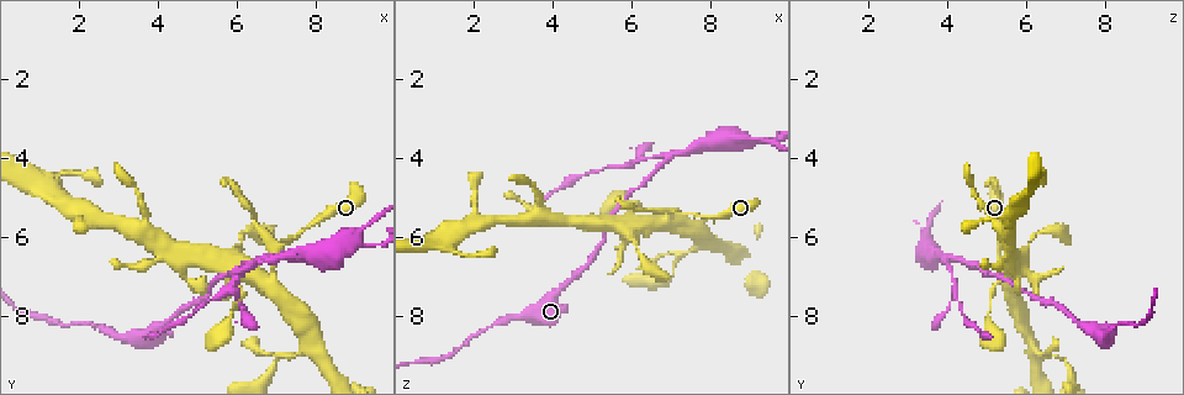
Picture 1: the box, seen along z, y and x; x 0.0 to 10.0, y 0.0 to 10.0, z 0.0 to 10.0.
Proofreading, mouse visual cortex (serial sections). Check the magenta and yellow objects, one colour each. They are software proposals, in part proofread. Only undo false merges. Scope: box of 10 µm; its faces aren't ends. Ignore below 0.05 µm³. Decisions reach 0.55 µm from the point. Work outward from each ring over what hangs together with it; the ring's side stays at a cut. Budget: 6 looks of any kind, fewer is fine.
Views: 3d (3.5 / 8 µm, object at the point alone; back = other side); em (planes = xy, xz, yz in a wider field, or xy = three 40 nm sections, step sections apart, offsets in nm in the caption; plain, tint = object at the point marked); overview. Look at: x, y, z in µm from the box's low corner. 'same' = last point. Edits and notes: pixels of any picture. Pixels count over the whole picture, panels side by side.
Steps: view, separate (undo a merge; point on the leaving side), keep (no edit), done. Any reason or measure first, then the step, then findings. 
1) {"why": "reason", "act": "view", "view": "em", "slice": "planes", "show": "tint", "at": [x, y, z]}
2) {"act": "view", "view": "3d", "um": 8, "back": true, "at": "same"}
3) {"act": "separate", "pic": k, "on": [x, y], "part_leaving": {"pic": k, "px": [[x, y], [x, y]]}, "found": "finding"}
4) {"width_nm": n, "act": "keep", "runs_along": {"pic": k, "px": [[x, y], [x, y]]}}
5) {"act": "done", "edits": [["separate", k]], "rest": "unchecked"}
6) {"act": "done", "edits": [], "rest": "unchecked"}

{"why": "small branch off a trunk", "act": "view", "view": "3d", "um": 3.5, "at": [5.85, 6.85, 5.80]}

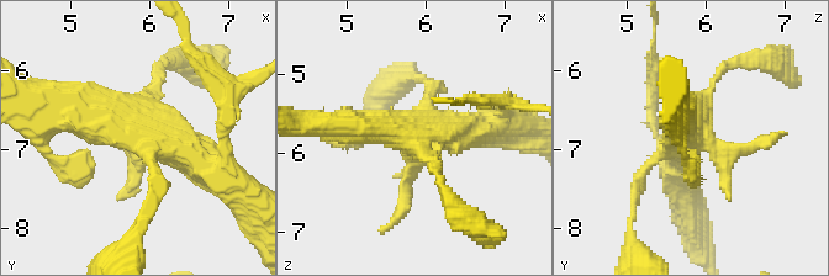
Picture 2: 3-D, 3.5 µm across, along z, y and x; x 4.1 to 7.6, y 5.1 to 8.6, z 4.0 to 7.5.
{"act": "view", "view": "em", "slice": "xy", "step": 5, "show": "tint", "at": [5.95, 6.80, 5.75]}

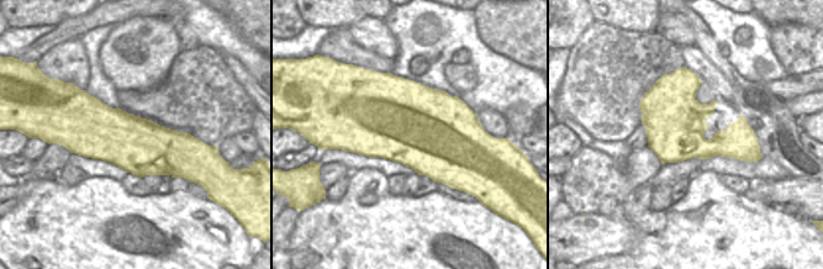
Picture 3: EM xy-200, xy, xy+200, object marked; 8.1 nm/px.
{"act": "keep", "runs_along": {"pic": 2, "px": [[216, 166], [68, 110]]}, "found": "one cell here"}

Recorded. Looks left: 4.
{"why": "three-way junction", "act": "view", "view": "3d", "um": 8, "at": [6.85, 6.60, 4.00]}

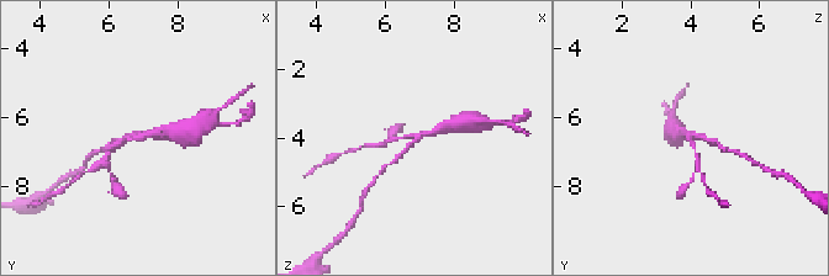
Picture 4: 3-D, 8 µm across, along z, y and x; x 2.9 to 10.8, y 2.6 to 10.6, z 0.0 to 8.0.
{"why": "zoom in", "act": "view", "view": "3d", "um": 3.5, "at": "same"}

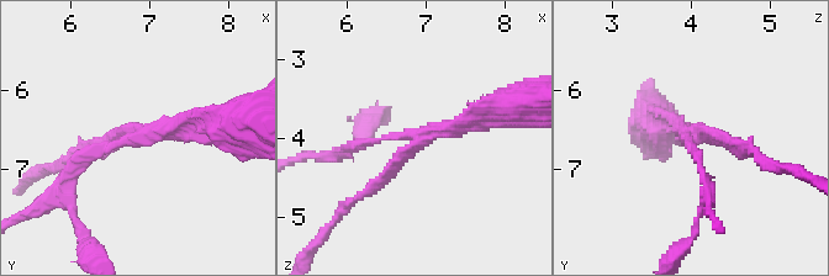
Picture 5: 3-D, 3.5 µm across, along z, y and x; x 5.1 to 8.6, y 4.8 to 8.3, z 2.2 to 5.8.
{"arms": 3, "arm_widths_nm": [150, 150, 200], "act": "view", "view": "em", "slice": "xy", "step": 3, "show": "tint", "at": [6.90, 6.60, 4.05]}

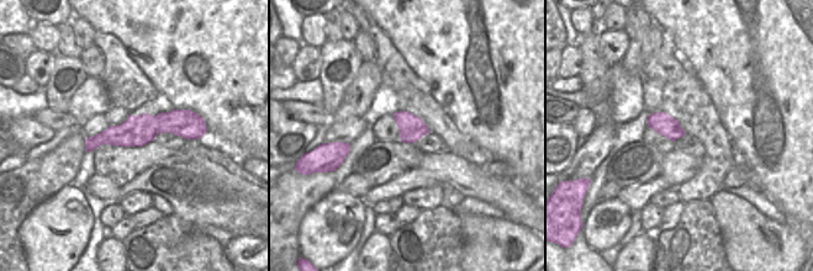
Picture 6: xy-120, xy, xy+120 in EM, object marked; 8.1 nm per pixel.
{"act": "separate", "pic": 5, "on": [369, 142], "found": "a second cell is stuck on"}

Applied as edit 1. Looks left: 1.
{"act": "done", "edits": [["separate", 5]], "rest": "unchecked"}

